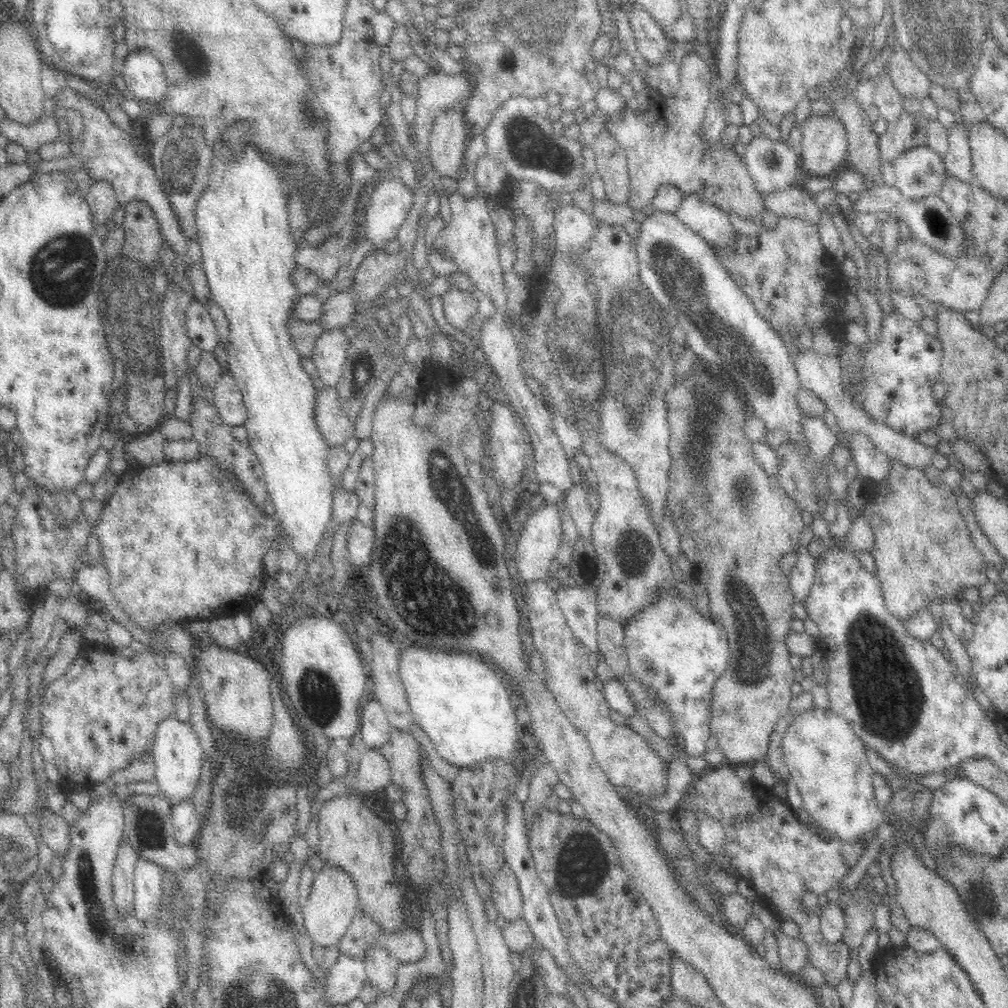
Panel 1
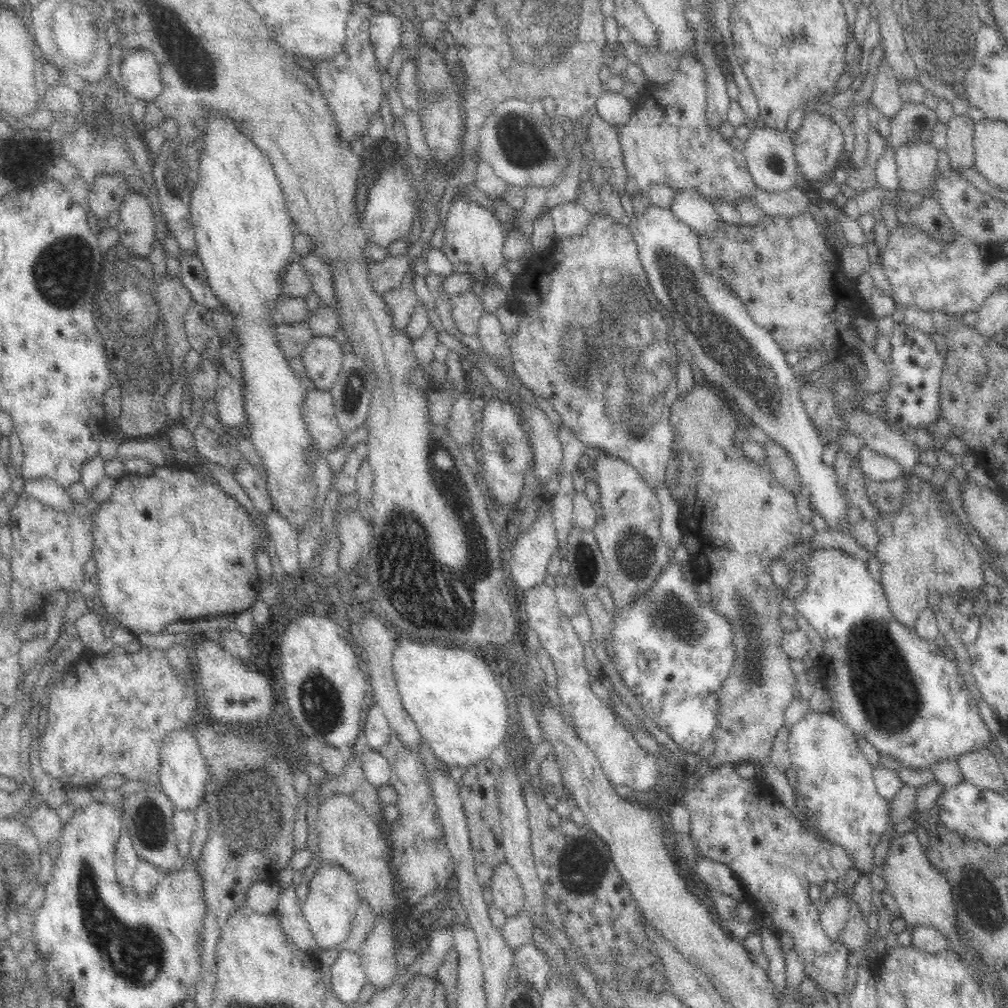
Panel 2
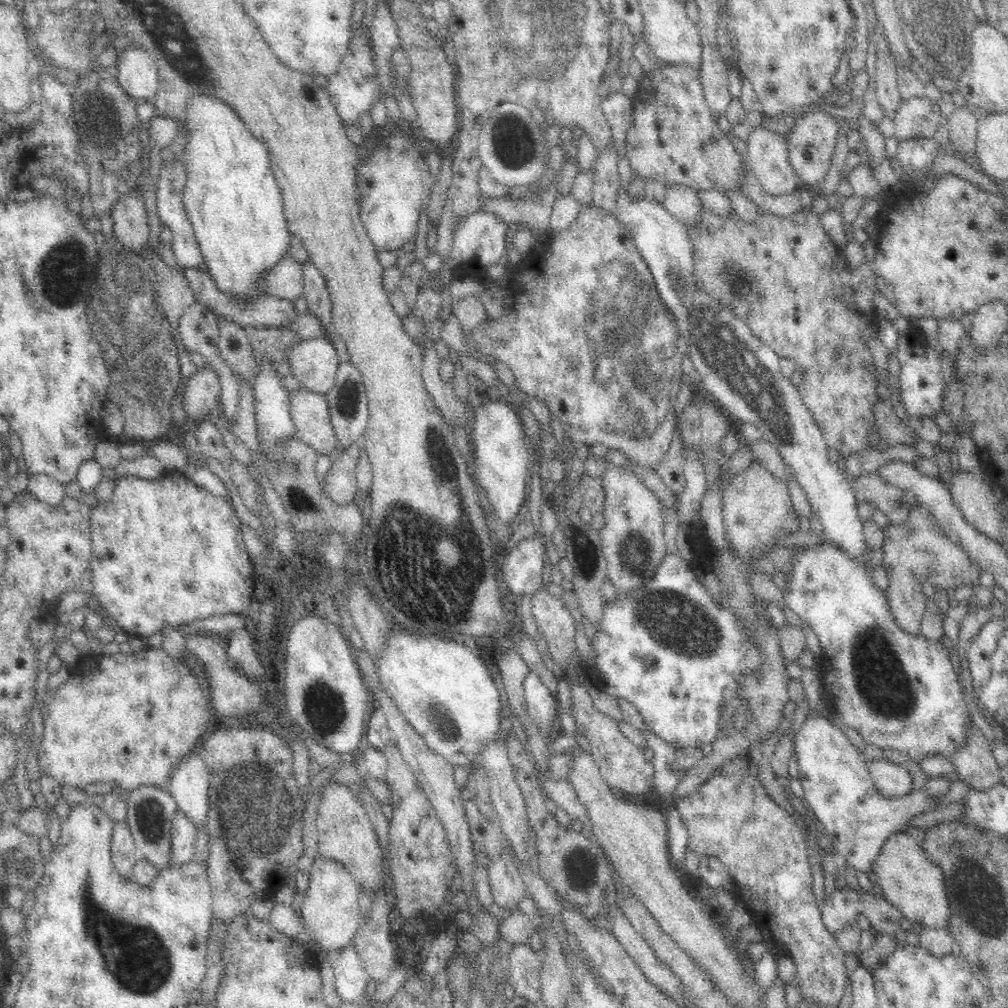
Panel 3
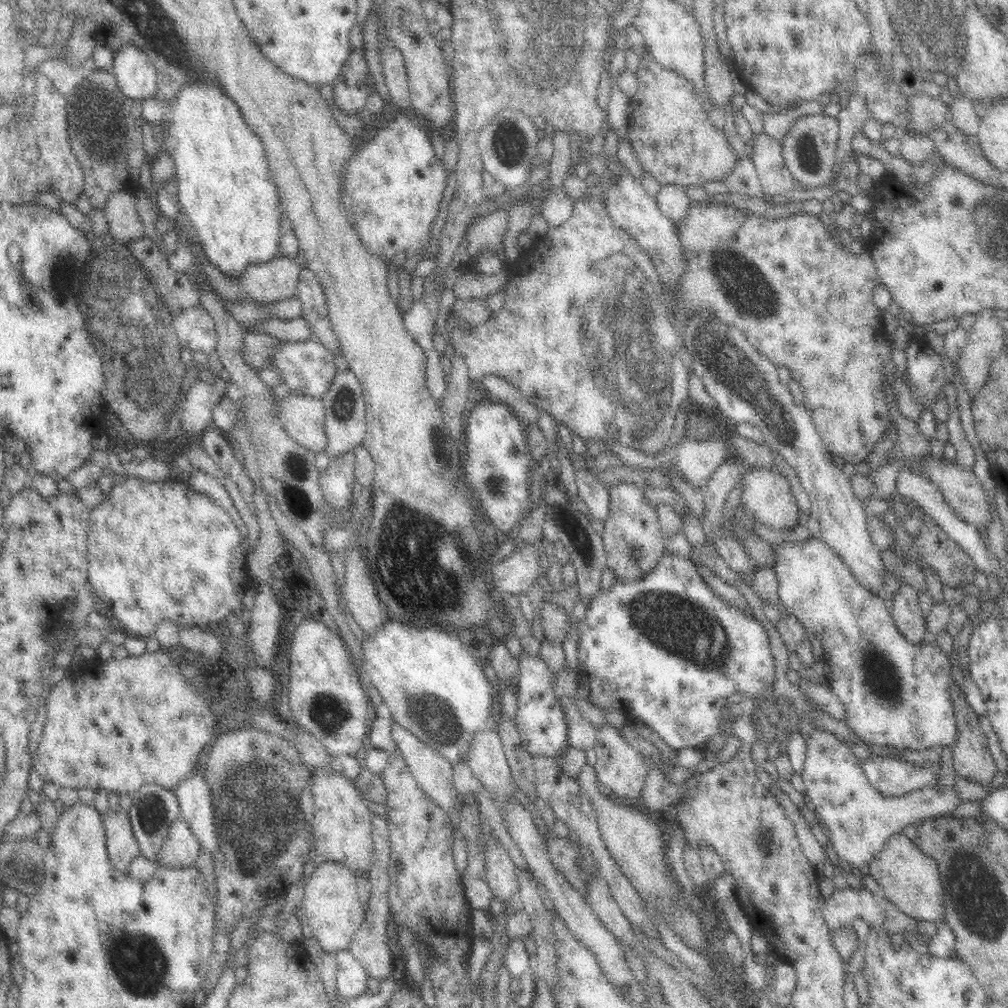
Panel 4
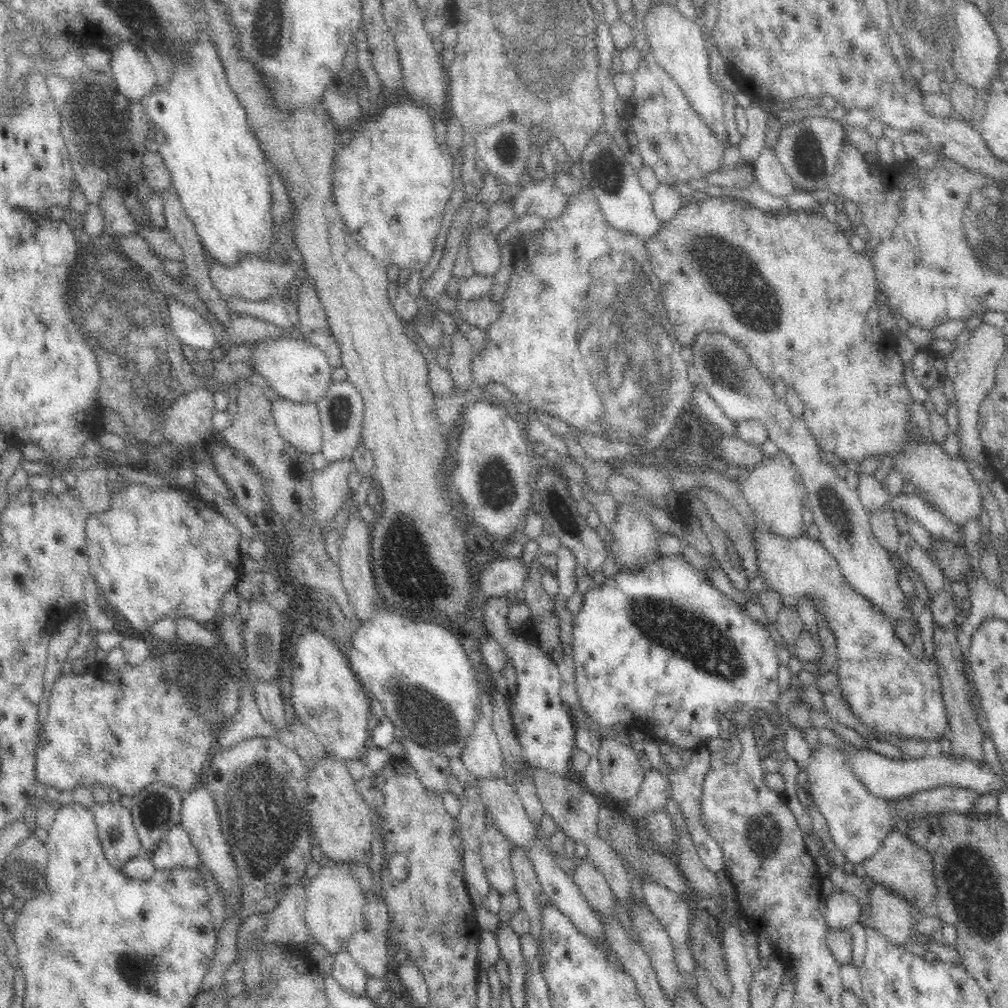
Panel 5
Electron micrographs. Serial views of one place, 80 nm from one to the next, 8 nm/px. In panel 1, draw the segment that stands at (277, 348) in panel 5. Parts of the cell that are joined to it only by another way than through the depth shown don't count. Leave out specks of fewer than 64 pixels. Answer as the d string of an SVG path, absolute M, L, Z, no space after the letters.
M341 329L323 332L318 336L308 357L318 374L316 380L322 382L323 387L334 387L338 384L349 346Z

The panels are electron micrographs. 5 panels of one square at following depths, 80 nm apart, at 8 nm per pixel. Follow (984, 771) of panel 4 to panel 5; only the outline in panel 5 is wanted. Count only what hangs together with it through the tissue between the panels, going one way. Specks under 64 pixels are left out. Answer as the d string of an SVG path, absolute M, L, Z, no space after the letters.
M933 622L933 648L935 663L938 668L944 713L946 713L947 732L951 739L951 752L955 756L984 760L982 741L985 733L976 721L976 711L972 703L972 693L965 677L963 654L957 641L957 635L950 625L940 625Z

